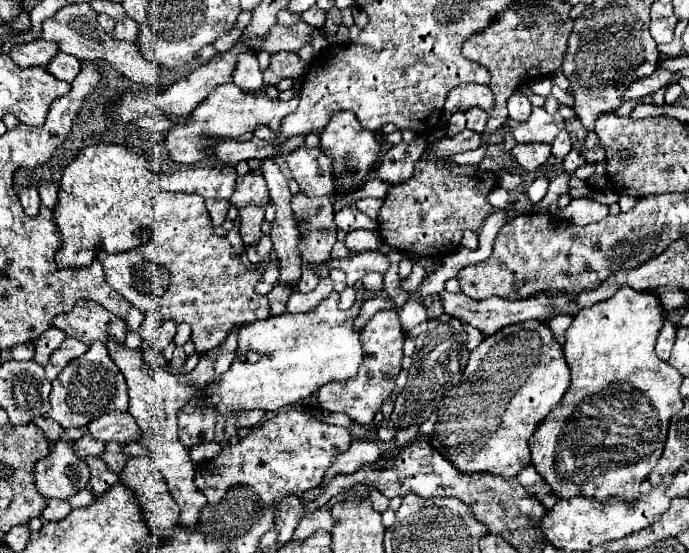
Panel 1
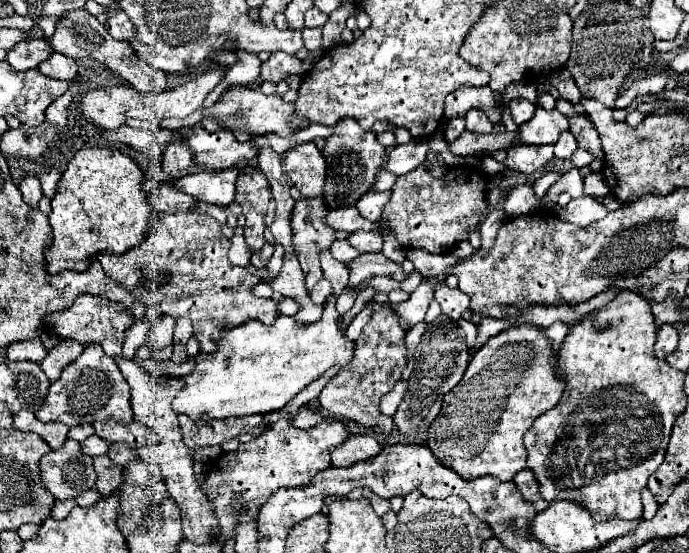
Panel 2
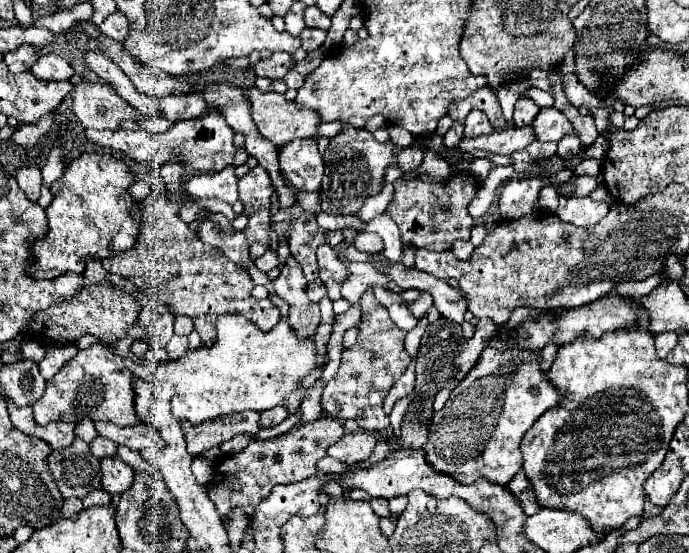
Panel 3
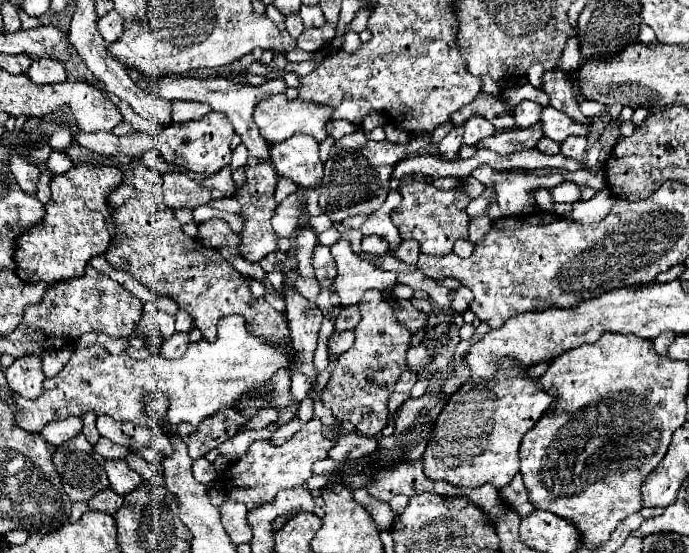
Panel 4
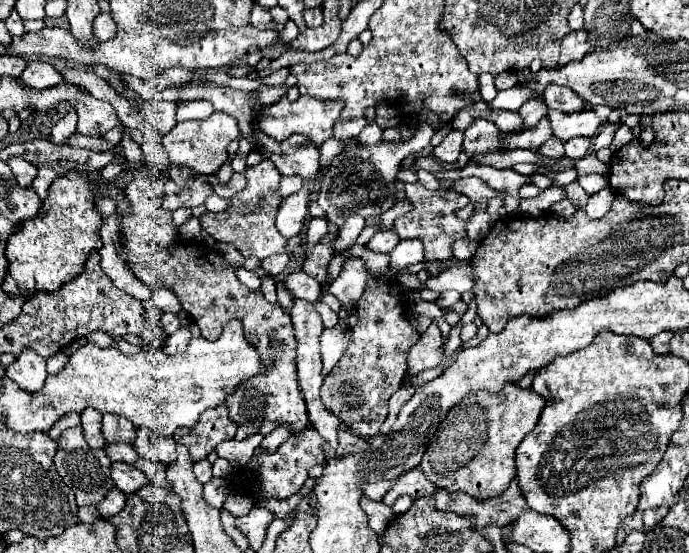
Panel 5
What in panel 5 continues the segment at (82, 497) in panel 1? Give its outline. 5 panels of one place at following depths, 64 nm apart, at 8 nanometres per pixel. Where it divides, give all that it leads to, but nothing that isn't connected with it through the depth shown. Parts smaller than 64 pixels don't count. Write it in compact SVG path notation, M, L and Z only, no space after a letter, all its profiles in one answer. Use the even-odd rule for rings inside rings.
M112 488L112 490L104 496L104 500L100 500L100 502L96 504L96 508L98 508L98 512L100 512L104 518L110 518L110 516L118 514L118 512L124 508L124 504L126 504L126 496L124 496L122 492L118 492L118 488Z

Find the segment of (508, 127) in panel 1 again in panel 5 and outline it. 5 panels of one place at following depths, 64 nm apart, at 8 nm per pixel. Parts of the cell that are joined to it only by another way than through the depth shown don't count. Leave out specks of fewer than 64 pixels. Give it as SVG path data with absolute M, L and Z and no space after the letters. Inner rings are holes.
M550 110L546 118L550 120L552 136L560 138L562 142L570 140L574 136L594 136L598 126L602 124L602 120L590 110L572 112L572 114Z

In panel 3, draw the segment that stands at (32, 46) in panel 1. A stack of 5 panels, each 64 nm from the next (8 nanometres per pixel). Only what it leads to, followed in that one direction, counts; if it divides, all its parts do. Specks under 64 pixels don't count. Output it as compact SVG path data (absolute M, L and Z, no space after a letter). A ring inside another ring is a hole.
M22 44L18 50L4 54L4 62L8 64L10 72L26 72L36 64L40 54L42 52L38 48L30 46L30 44Z

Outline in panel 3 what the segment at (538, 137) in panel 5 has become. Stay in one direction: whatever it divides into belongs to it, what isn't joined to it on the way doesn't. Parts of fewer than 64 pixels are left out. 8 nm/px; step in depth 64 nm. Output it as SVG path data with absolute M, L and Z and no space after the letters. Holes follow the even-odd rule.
M526 126L526 128L504 128L504 130L494 130L492 134L478 136L478 138L464 136L460 140L460 144L454 148L454 152L468 154L468 152L476 152L476 150L486 150L486 152L508 156L510 152L526 148L526 144L530 144L532 140L534 140L534 134L532 134L530 126Z

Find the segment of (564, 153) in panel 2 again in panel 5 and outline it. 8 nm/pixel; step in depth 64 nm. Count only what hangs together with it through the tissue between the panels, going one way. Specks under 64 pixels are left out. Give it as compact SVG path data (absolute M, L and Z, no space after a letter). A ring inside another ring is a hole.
M570 138L564 142L566 156L572 160L580 160L590 152L590 138Z

